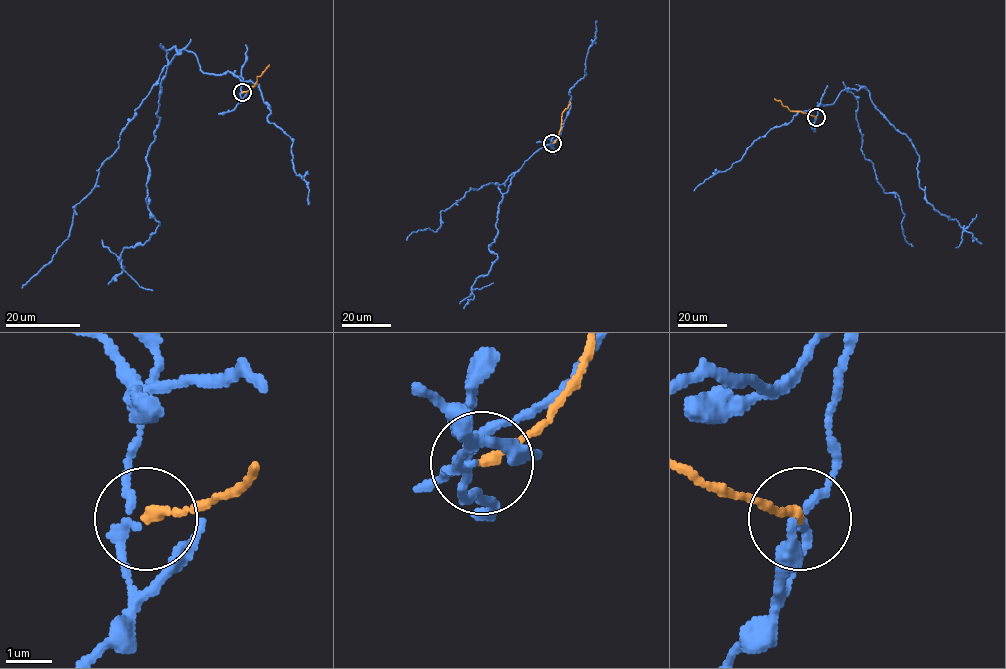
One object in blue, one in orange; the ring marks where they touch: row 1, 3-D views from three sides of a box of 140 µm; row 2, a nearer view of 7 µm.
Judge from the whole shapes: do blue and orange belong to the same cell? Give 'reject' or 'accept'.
reject

